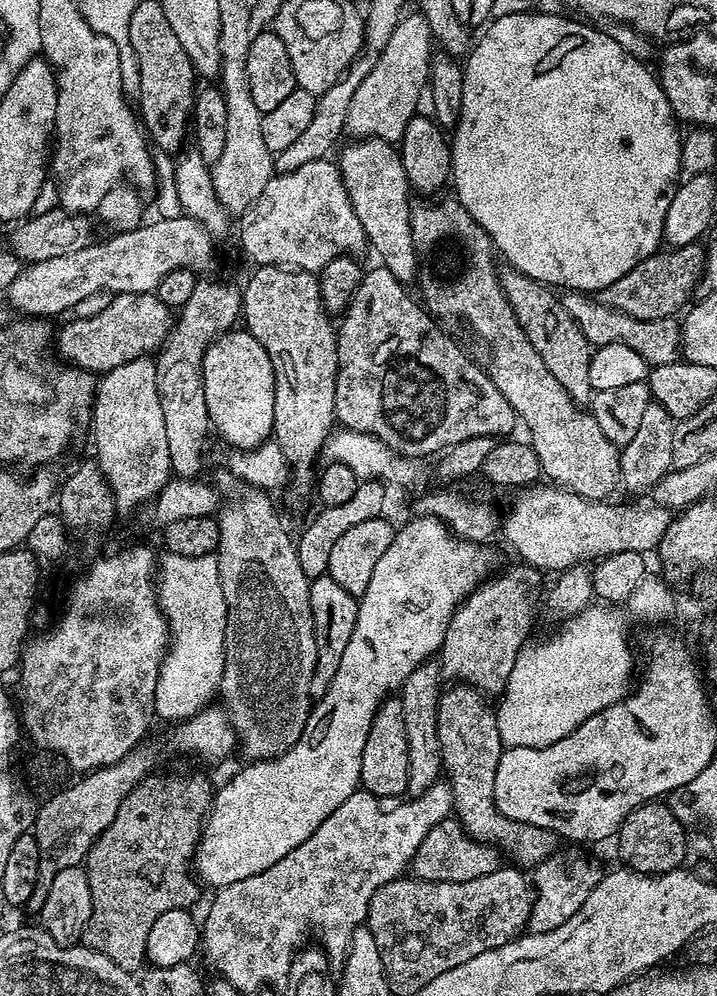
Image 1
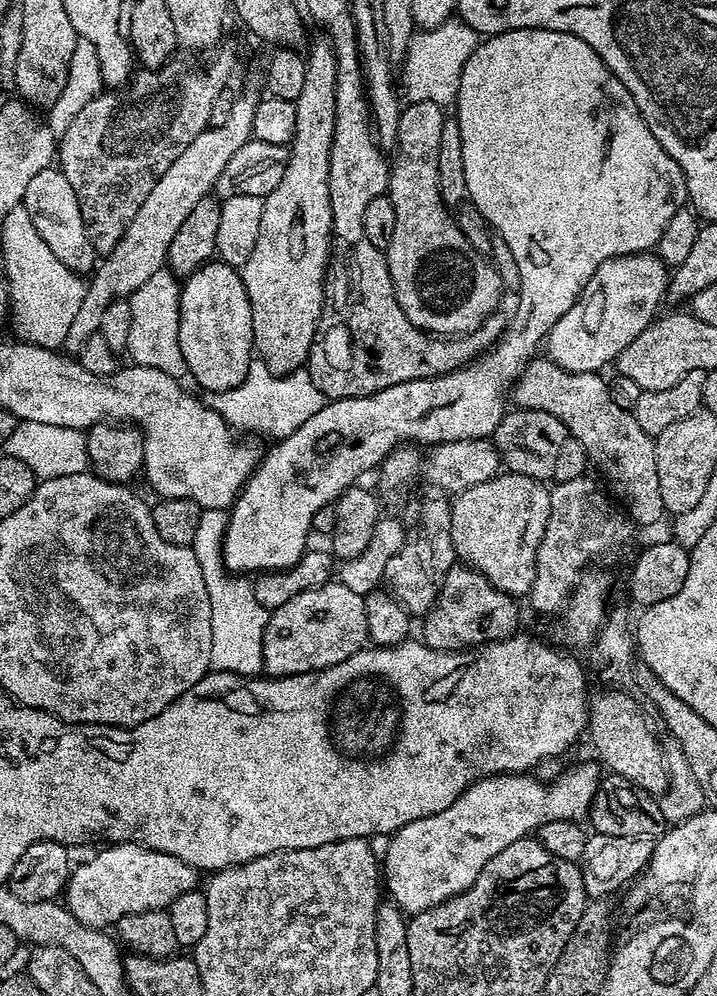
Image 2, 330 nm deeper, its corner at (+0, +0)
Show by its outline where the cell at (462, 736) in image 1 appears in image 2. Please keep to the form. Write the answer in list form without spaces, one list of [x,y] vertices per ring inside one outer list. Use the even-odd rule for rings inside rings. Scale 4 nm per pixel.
[[[454,566],[442,582],[442,590],[434,606],[423,617],[422,642],[439,652],[463,652],[482,644],[495,644],[517,635],[520,608],[513,597],[495,588],[481,572],[467,566]]]

